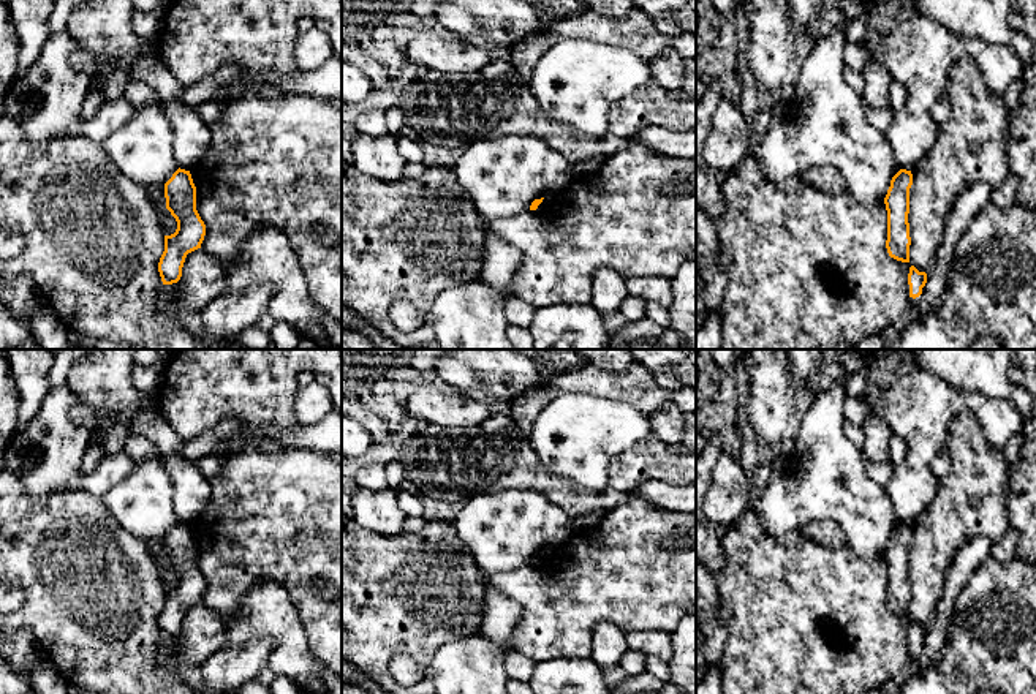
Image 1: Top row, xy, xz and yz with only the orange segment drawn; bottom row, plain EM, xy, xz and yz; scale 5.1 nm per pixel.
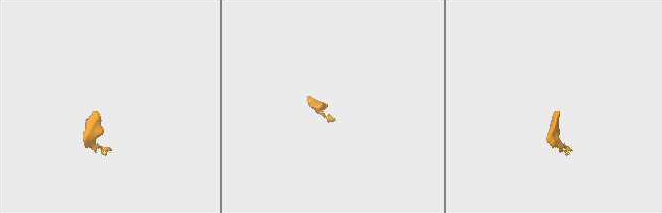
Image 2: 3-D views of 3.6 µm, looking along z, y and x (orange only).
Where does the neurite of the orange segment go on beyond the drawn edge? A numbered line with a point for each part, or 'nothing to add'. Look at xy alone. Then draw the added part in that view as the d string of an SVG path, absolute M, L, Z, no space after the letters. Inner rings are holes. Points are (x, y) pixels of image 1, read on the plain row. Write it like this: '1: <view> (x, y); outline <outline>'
nothing to add

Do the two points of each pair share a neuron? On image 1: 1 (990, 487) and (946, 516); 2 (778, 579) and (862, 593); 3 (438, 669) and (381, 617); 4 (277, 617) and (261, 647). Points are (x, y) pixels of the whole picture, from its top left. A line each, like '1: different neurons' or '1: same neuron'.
1: same neuron
2: same neuron
3: different neurons
4: different neurons

